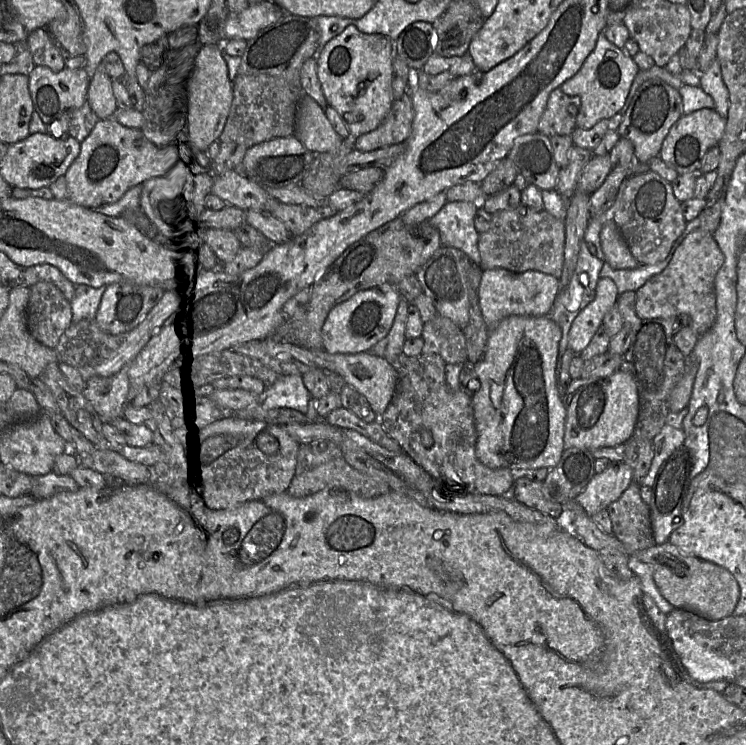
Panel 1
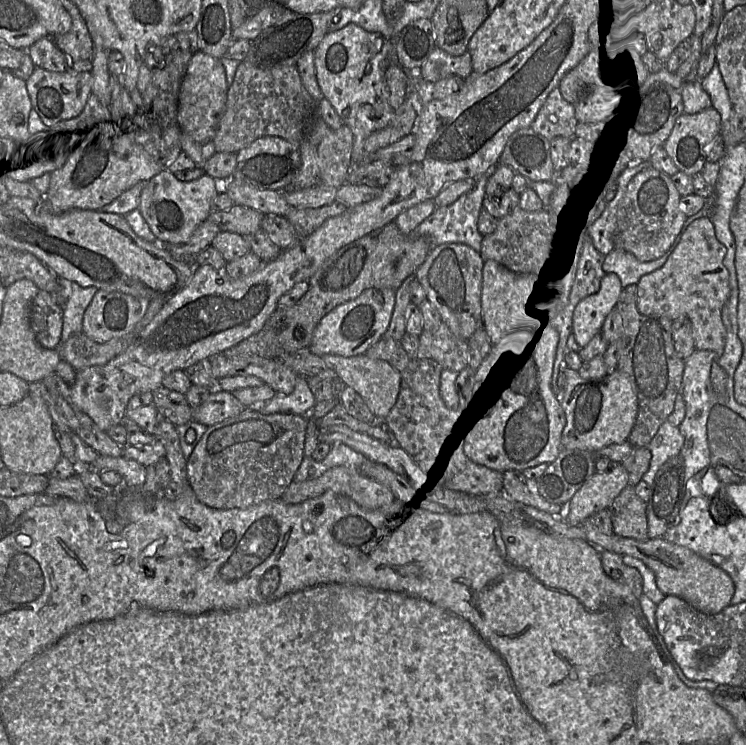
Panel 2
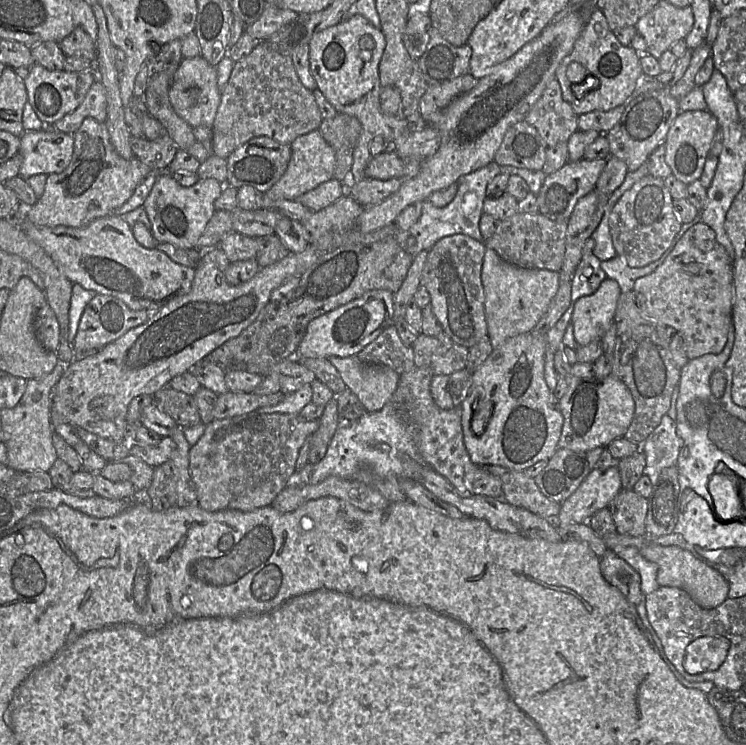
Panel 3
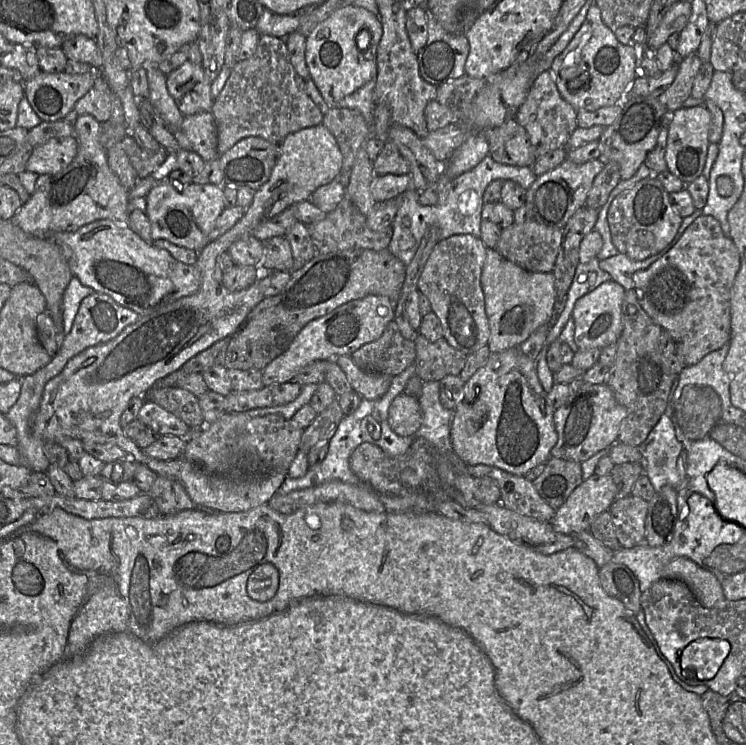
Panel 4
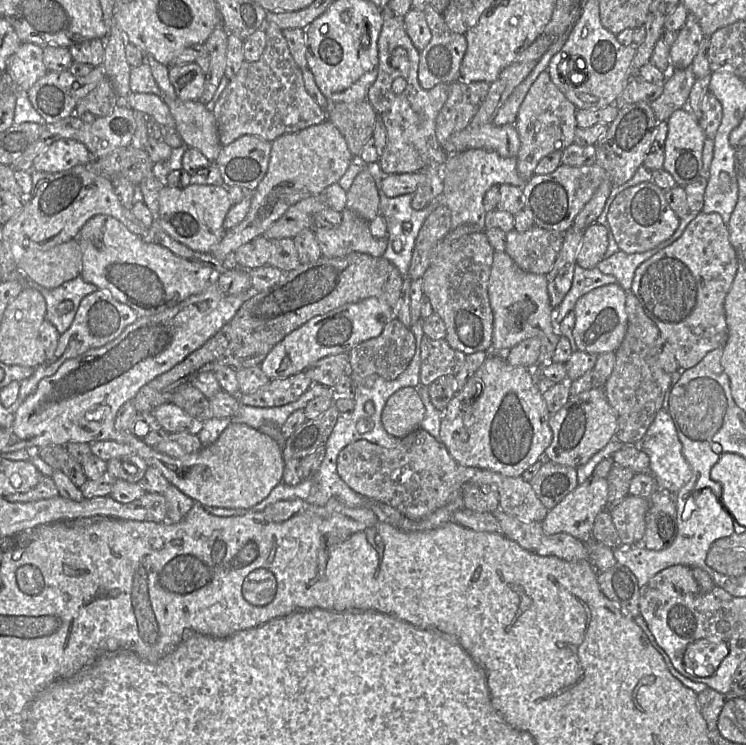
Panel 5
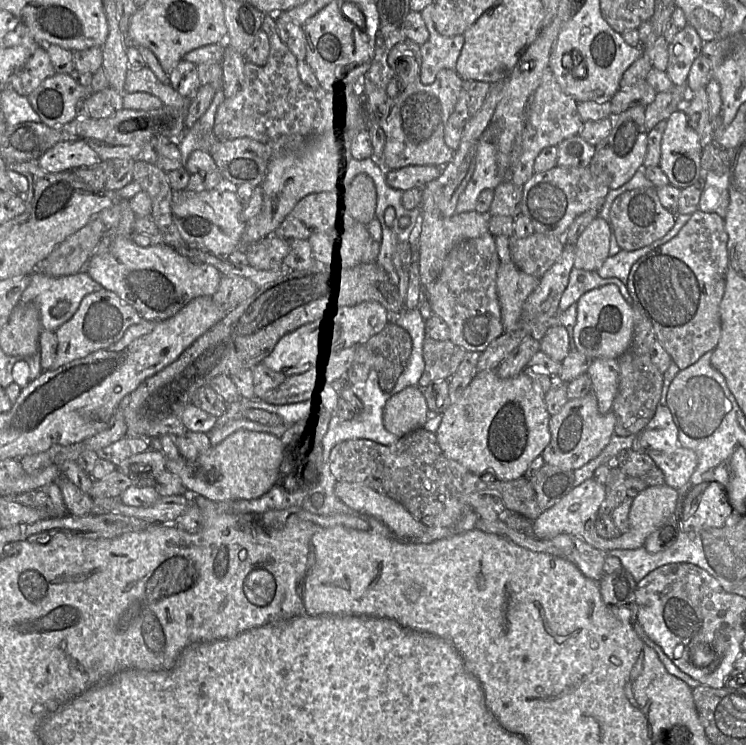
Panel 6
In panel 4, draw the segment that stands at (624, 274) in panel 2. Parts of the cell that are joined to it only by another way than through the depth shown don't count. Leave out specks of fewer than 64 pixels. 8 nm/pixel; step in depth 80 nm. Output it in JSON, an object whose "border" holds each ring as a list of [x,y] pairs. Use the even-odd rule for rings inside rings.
{"border":[[[680,237],[673,243],[667,245],[659,253],[652,255],[644,260],[636,261],[625,254],[617,253],[614,256],[599,261],[599,267],[603,271],[609,273],[612,280],[620,284],[626,291],[634,289],[633,274],[637,271],[648,268],[651,264],[661,258],[669,251],[678,241]]]}

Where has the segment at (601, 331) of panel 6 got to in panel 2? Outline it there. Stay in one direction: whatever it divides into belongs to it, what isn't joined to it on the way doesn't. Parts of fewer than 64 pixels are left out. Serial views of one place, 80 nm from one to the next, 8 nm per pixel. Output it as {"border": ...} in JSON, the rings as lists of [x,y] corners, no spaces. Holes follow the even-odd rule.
{"border":[[[605,274],[601,279],[599,291],[581,302],[571,326],[572,334],[580,348],[601,333],[604,320],[616,307],[622,289],[616,274]]]}

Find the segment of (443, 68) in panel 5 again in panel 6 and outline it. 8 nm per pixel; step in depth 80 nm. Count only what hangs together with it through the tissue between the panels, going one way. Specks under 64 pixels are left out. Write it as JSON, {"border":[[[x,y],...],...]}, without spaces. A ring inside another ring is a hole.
{"border":[[[434,3],[421,11],[422,18],[429,31],[429,39],[421,49],[421,82],[432,84],[442,69],[456,68],[457,60],[464,46],[464,35],[445,37],[437,32],[433,22]]]}

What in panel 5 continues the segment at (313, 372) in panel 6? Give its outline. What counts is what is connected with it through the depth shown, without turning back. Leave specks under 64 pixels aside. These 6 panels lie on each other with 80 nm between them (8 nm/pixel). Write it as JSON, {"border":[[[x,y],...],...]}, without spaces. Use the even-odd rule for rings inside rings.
{"border":[[[304,373],[270,382],[250,394],[239,394],[241,404],[253,407],[278,407],[298,400],[312,385],[313,381]]]}

